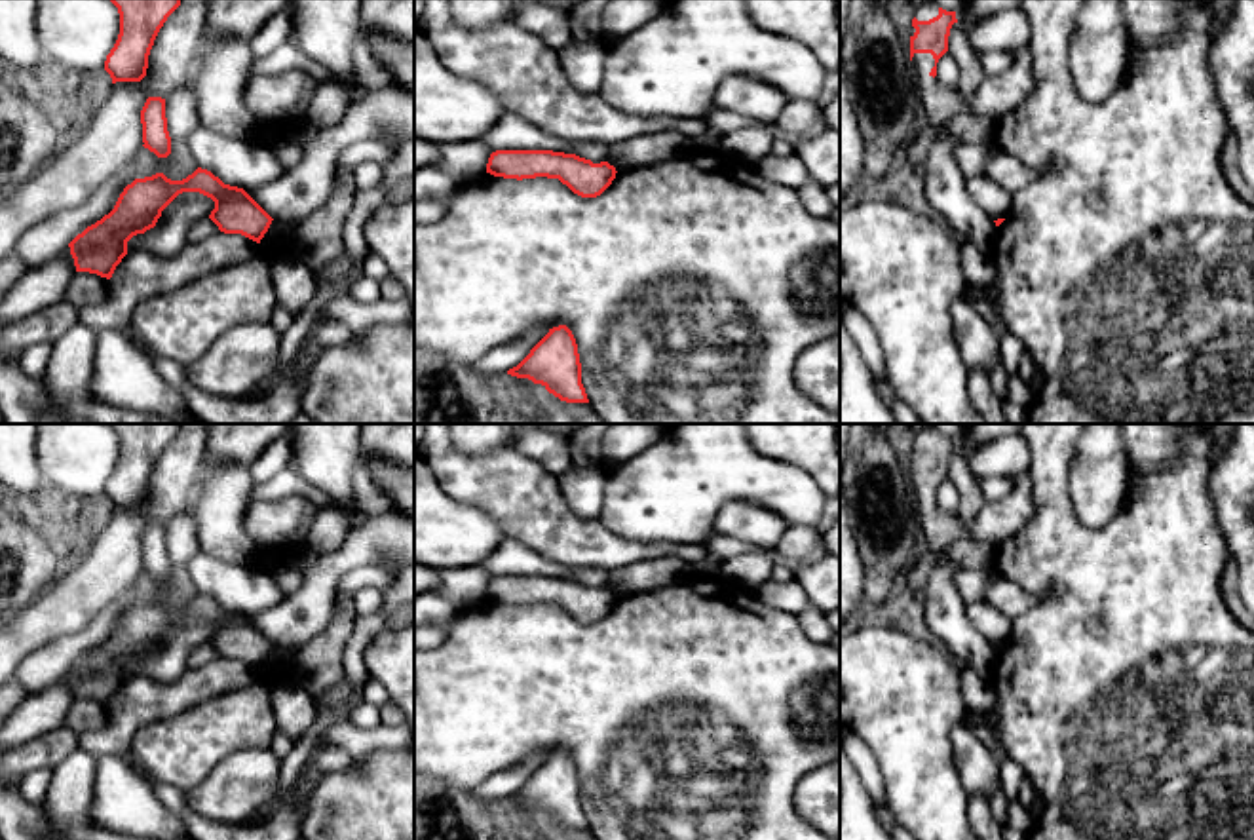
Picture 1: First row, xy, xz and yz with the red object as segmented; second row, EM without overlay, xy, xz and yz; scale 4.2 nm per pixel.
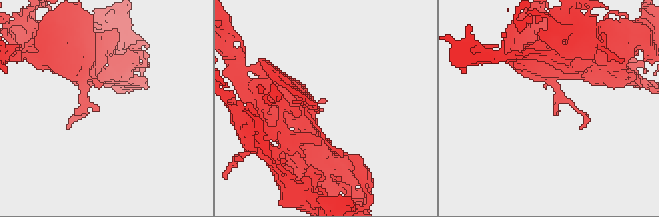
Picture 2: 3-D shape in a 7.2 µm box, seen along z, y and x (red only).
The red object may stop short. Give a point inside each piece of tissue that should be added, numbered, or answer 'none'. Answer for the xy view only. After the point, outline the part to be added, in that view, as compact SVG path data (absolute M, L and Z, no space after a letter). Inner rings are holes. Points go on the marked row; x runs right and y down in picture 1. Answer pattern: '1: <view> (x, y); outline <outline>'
none

